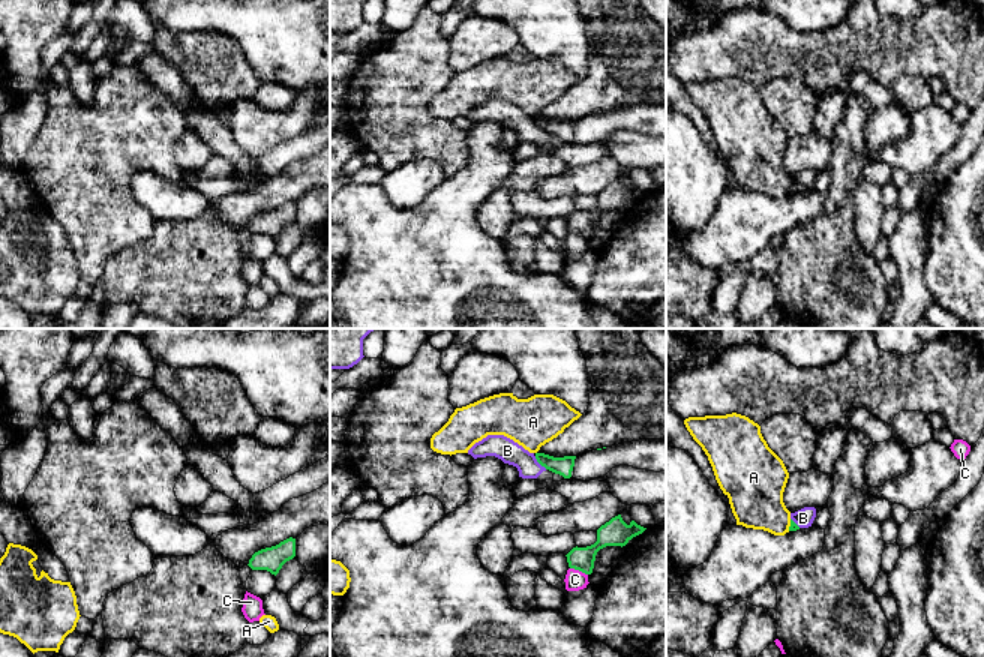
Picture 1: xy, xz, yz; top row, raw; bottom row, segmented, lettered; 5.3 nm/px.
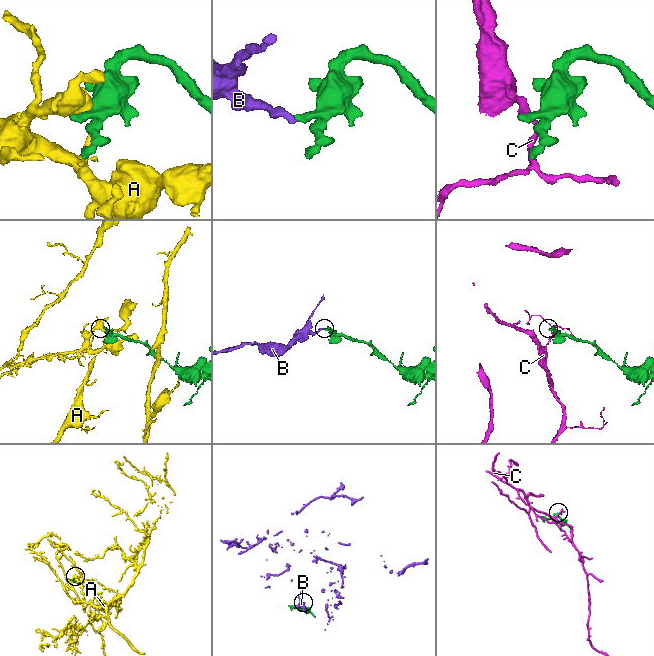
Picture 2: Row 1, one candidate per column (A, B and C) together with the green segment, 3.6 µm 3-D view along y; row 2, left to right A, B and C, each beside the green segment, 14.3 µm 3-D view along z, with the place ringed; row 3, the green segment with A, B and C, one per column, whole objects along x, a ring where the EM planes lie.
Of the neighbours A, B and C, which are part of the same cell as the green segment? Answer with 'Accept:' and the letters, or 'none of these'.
Accept: none of these

